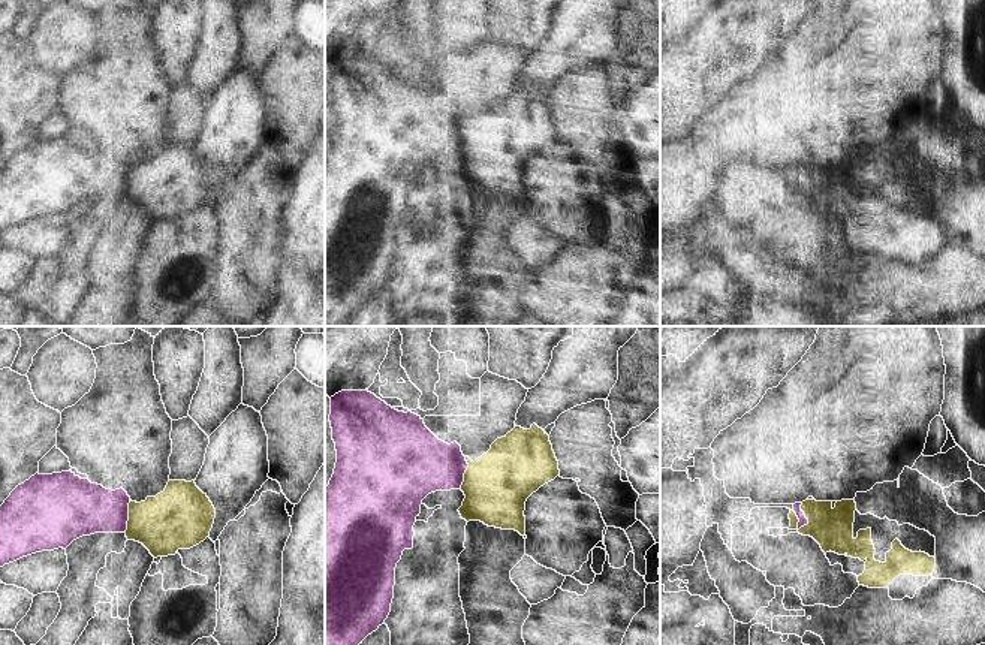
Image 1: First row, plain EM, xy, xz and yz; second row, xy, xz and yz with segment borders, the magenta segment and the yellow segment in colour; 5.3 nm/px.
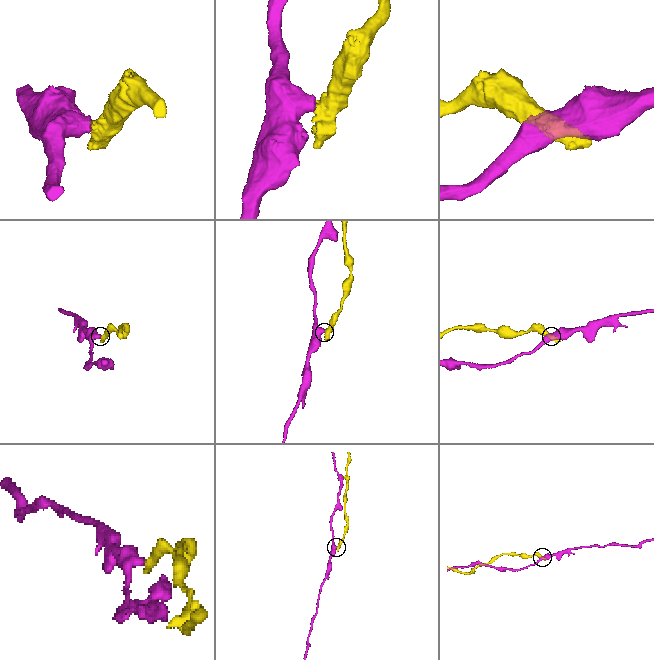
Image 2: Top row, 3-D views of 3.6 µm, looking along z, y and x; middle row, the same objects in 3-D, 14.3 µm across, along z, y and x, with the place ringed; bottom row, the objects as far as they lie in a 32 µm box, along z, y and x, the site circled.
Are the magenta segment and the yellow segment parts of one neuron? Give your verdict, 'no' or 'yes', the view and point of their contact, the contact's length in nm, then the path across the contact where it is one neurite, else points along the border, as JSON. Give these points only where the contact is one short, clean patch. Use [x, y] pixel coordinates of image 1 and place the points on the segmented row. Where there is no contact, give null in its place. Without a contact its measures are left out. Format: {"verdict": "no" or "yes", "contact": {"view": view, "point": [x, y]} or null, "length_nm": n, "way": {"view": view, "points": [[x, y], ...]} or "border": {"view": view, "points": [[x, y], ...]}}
{"verdict": "no", "contact": {"view": "yz", "point": [806, 518]}, "length_nm": 150, "border": {"view": "yz", "points": [[803, 503], [801, 509], [807, 523], [798, 530]]}}

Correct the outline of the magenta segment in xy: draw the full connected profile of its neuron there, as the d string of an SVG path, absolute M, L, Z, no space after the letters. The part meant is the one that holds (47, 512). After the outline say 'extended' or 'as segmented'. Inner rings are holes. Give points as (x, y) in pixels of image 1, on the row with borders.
M36 473L18 485L0 506L0 567L22 557L66 549L73 540L94 533L126 533L129 521L127 492L106 489L75 473Z | as segmented

